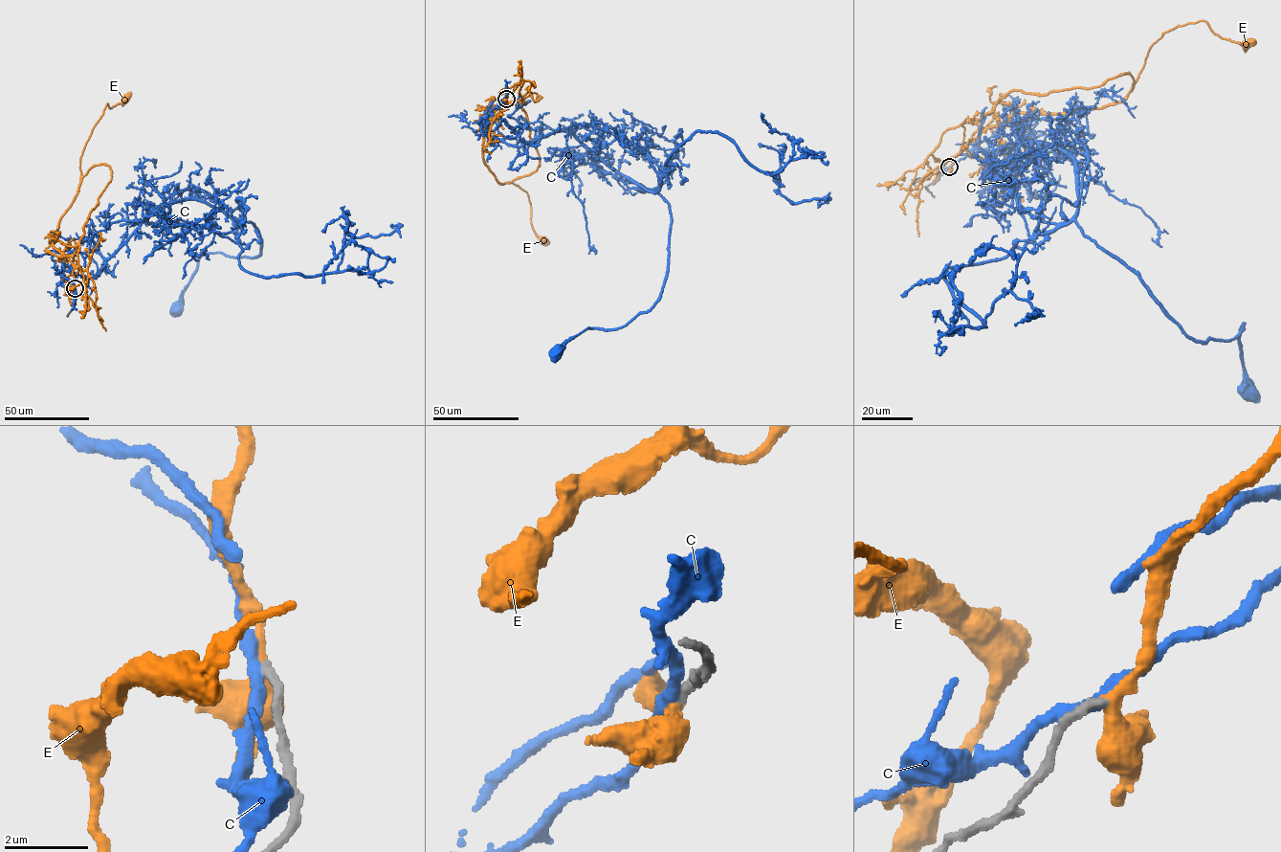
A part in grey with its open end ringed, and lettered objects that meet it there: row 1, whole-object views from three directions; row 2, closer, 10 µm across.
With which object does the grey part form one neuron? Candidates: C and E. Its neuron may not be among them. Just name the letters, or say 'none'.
E

